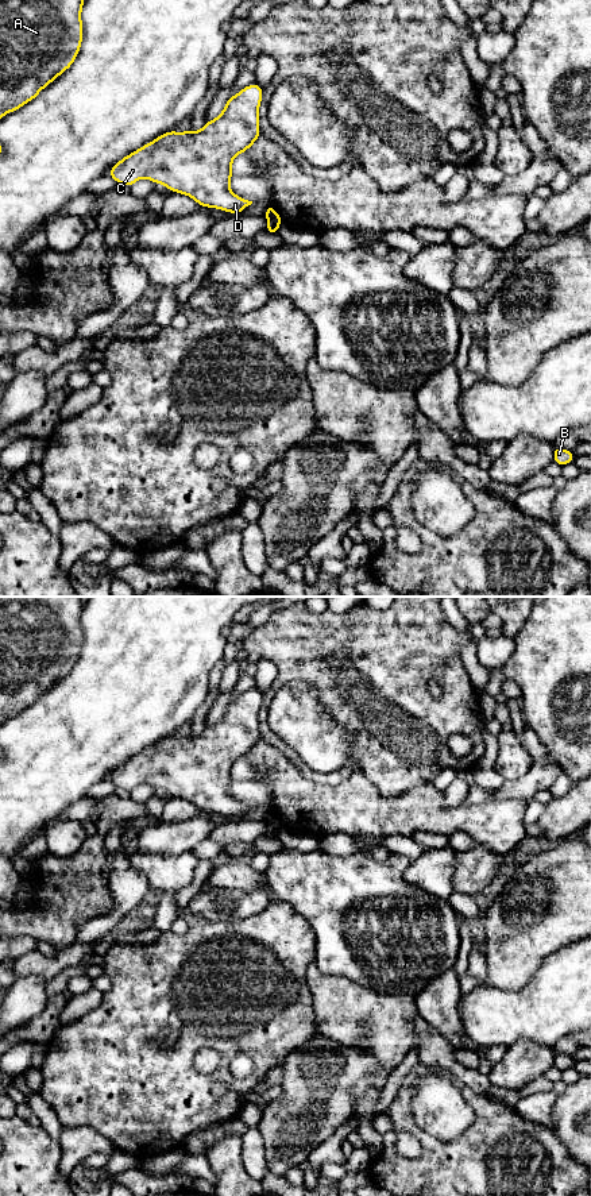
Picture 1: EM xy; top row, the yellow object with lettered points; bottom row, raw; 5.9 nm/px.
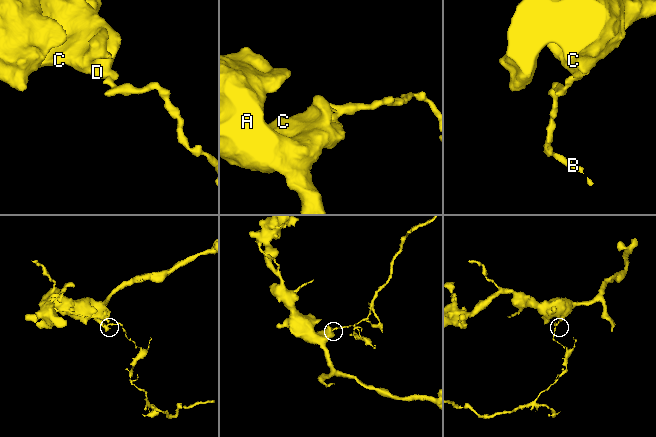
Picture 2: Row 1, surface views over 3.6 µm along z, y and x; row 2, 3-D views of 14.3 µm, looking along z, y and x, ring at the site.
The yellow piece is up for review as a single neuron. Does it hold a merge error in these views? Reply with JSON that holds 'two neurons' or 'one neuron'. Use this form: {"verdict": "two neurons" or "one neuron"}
{"verdict": "two neurons"}

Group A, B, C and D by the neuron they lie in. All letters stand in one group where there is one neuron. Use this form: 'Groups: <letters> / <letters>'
Groups: A C D / B

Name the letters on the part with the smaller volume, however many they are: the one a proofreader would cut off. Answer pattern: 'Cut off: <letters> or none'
Cut off: B

